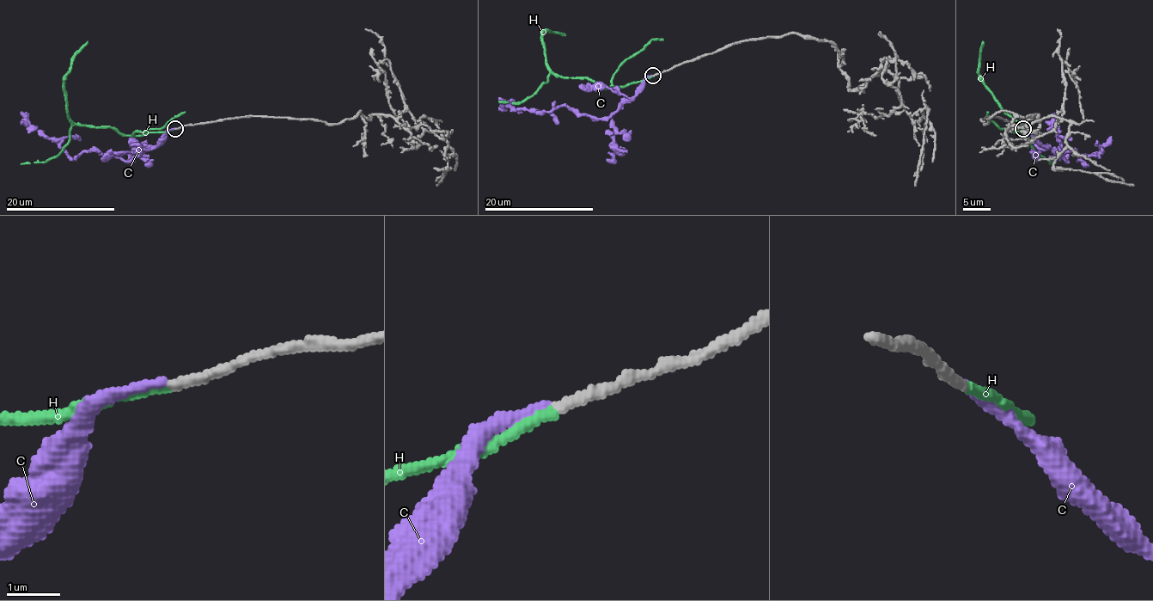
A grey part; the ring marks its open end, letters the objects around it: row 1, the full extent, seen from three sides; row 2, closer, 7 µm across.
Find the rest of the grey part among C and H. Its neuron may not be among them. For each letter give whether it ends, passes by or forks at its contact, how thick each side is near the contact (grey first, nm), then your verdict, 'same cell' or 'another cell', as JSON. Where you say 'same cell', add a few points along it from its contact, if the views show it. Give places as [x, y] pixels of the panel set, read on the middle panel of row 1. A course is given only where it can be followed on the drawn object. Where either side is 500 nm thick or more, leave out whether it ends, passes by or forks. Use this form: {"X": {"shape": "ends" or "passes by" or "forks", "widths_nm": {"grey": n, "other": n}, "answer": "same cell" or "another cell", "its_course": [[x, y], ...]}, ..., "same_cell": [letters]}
{"C": {"shape": "ends", "widths_nm": {"grey": 200, "other": 160}, "answer": "another cell"}, "H": {"shape": "ends", "widths_nm": {"grey": 200, "other": 200}, "answer": "same cell", "its_course": [[653, 75], [620, 87], [600, 87], [588, 79], [555, 75], [546, 62], [542, 35], [546, 31], [565, 35]]}, "same_cell": ["H"]}

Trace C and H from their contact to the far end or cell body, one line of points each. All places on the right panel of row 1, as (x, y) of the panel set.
C: (1022, 128), (1065, 161), (1059, 151), (1054, 151), (1058, 158), (1059, 142), (1054, 125), (1058, 112)
H: (1022, 128), (1035, 135), (1010, 116), (979, 74), (979, 56), (983, 40)

